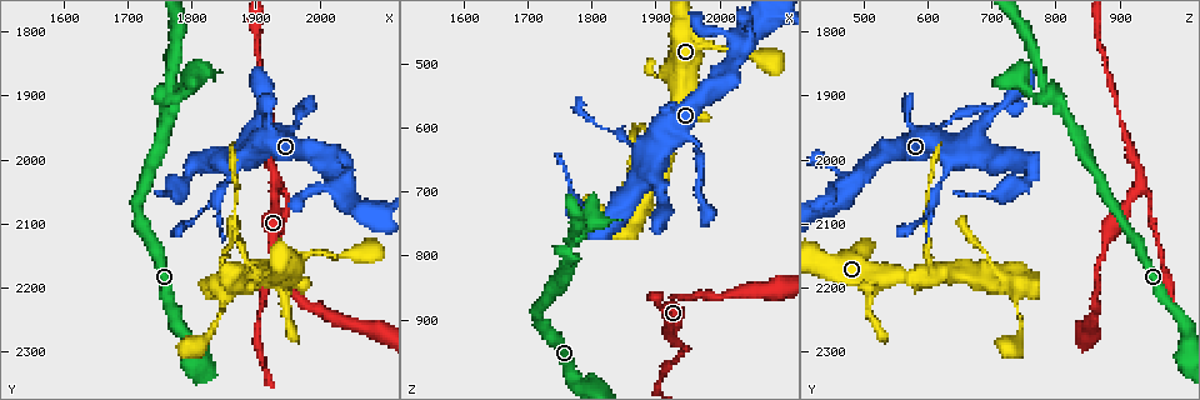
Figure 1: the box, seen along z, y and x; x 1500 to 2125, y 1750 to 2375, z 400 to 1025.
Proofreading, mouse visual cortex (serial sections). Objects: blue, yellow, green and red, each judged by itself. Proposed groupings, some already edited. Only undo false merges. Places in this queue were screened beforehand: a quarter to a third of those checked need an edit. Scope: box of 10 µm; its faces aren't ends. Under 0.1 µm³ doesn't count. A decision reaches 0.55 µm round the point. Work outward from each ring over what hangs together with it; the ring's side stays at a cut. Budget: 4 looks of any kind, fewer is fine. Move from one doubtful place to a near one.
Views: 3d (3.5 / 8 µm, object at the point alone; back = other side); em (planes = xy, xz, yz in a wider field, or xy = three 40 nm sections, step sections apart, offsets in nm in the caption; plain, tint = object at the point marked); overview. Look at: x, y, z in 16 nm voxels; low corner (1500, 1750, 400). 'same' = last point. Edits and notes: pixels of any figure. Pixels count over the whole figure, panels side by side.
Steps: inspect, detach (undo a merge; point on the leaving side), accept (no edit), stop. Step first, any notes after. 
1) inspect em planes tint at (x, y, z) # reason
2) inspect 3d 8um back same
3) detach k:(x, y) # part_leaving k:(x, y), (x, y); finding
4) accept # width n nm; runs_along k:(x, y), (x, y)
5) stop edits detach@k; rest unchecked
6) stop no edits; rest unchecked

inspect 3d 8um at (1925, 2040, 930) # thin arm on a thick one

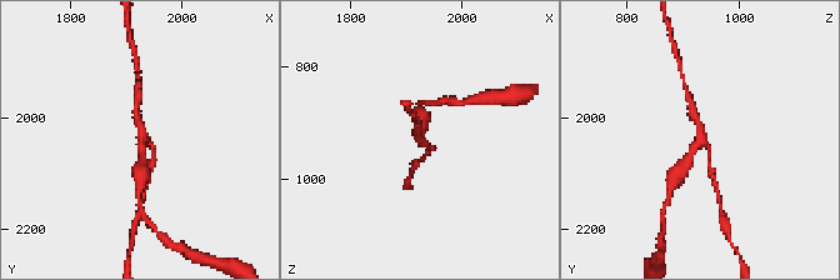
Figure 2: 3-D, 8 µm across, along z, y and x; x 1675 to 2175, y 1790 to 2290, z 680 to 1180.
inspect em xy step 1 tint same # need the tissue

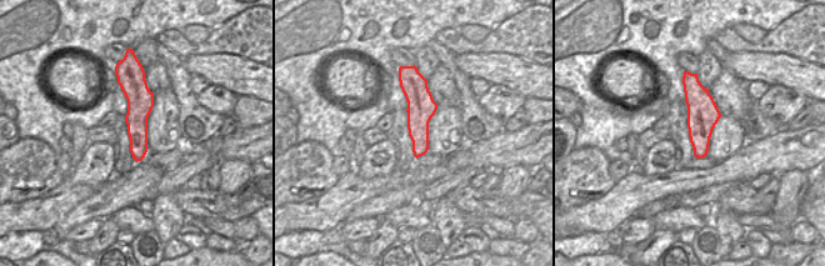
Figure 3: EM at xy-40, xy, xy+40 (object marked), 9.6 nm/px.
accept # arms 3; runs_along 2:(679, 171), (700, 141), (693, 105); all the same cell

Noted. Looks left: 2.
inspect 3d 3.5um at (1855, 2210, 740) # sudden change in width

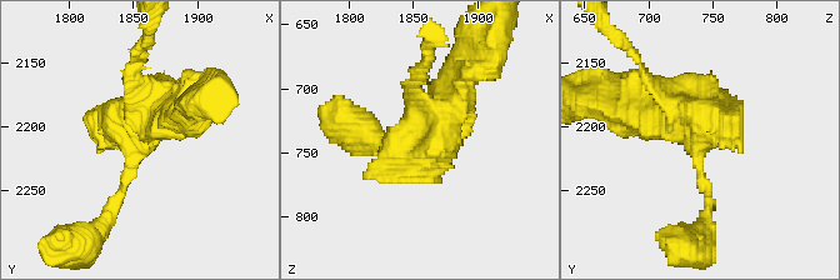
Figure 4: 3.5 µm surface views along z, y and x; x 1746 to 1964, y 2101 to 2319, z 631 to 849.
inspect em xy step 1 tint at (1850, 2214, 742)

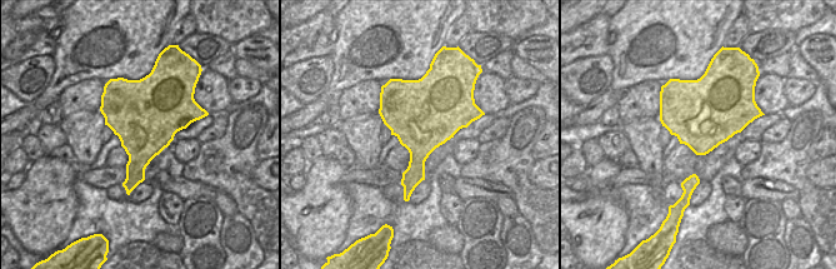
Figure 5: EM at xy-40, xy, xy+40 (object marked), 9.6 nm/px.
accept # runs_along 4:(634, 114), (695, 118), (708, 198); all the same cell

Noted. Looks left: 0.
stop no edits; rest unchecked

